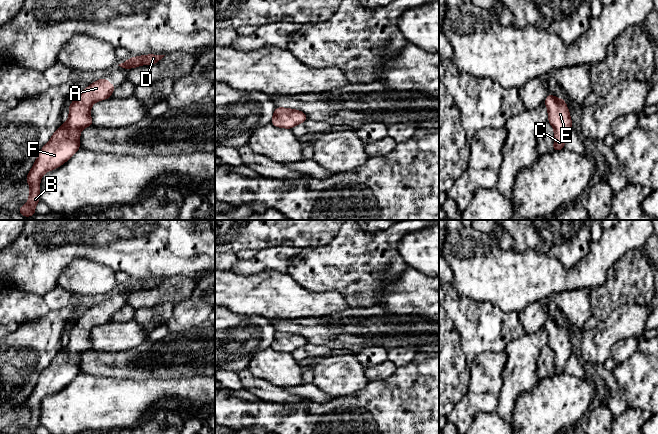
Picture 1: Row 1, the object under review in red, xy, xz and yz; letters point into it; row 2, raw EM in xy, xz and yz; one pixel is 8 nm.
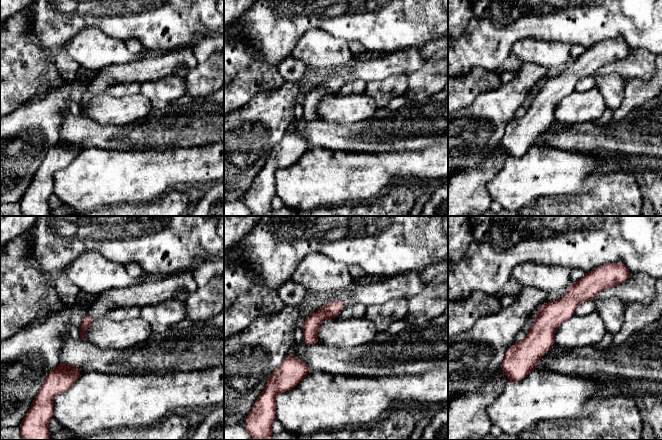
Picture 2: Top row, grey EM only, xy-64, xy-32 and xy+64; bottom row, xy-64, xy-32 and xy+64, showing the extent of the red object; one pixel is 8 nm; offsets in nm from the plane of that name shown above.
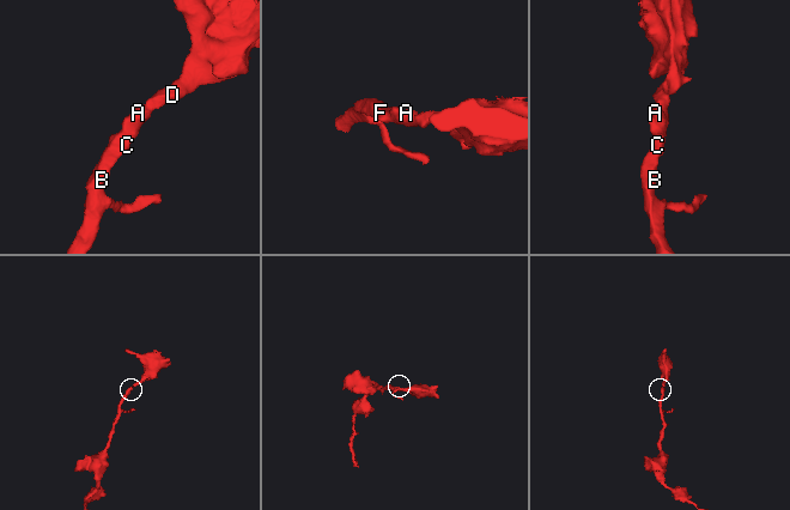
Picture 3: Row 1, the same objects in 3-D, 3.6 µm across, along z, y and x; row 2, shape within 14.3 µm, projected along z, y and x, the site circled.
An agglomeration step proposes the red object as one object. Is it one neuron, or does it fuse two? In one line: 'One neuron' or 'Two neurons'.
One neuron

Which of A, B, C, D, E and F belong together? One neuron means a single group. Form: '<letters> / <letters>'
A B C D E F

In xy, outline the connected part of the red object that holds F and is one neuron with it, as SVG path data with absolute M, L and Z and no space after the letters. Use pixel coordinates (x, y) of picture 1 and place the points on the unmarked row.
M107 301L93 306L69 329L69 342L51 360L49 366L42 371L37 383L26 400L30 410L28 427L20 434L35 434L40 425L40 404L44 397L63 389L80 373L80 356L92 350L91 330L100 324L112 321L115 308L109 308Z

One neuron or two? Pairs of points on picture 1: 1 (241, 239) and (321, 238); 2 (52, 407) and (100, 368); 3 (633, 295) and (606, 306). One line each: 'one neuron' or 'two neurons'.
1: one neuron
2: two neurons
3: one neuron

